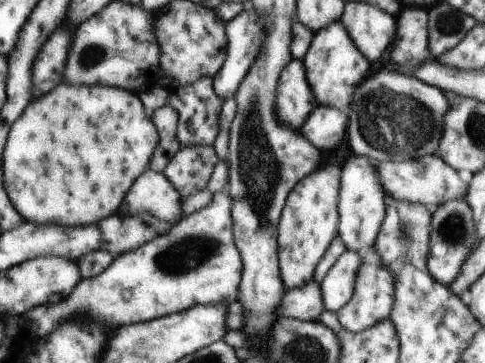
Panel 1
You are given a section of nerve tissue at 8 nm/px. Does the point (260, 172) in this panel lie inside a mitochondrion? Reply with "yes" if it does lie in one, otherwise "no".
yes

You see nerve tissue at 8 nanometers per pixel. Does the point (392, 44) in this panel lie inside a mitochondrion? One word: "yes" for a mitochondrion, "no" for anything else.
no

